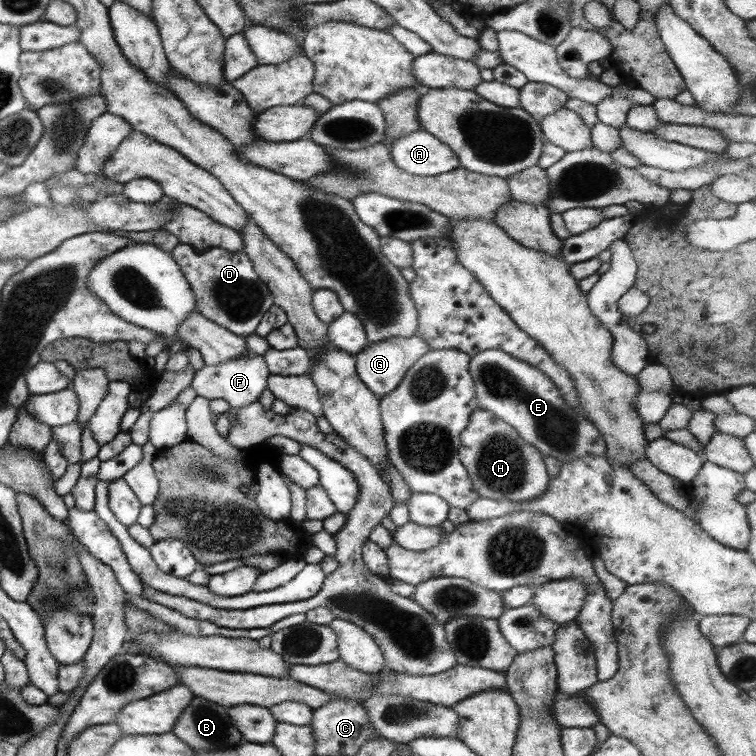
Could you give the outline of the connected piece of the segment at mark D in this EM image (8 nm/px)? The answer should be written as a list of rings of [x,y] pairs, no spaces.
[[[177,243],[169,256],[179,266],[194,297],[195,311],[203,318],[222,326],[235,336],[249,336],[263,313],[273,305],[268,289],[243,251],[229,252],[223,248],[196,249],[189,244]]]

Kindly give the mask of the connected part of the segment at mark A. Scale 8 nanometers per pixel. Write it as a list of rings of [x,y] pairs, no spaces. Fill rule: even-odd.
[[[421,128],[393,140],[389,153],[397,169],[410,176],[439,176],[459,167],[451,149]]]

